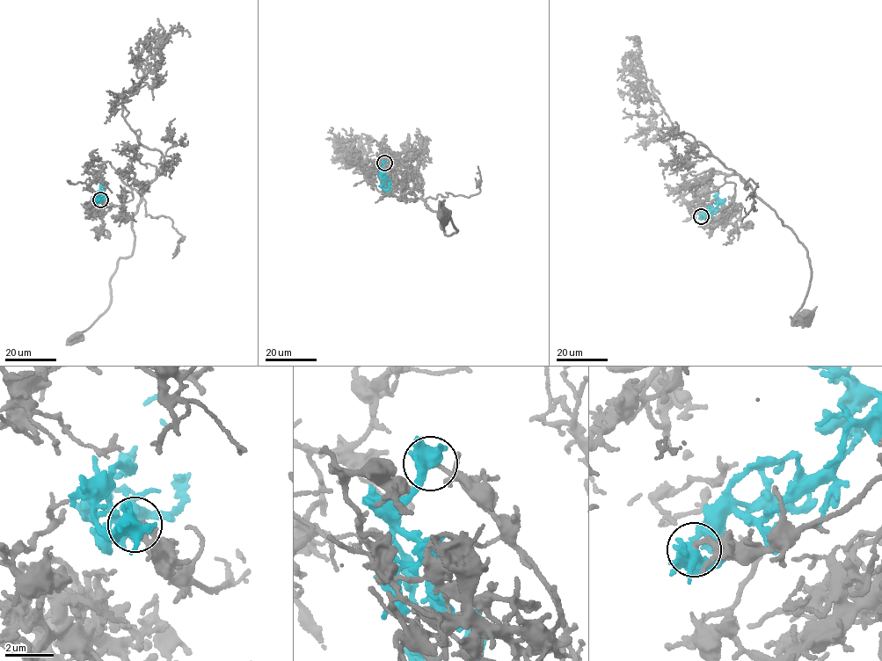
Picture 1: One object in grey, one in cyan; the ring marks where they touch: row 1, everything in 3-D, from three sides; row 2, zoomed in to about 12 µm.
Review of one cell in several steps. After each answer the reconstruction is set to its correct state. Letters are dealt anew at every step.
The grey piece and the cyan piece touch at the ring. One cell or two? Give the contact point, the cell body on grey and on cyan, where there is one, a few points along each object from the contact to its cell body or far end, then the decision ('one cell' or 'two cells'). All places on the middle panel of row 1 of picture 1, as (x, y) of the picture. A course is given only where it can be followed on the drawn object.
place (384, 163); soma grey (443, 215); soma cyan none; course grey (384, 163), (416, 195), (408, 188), (406, 198), (448, 218), (440, 227), (449, 236), (458, 229), (443, 215); course cyan (384, 163), (380, 168), (389, 181), (385, 189), (382, 180); two cells

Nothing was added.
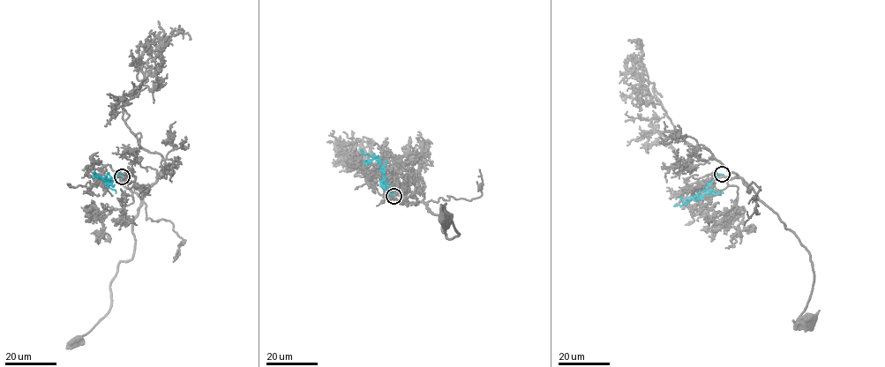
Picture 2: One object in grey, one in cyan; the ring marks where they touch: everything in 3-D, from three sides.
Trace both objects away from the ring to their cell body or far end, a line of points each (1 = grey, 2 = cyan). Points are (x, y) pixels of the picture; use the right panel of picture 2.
1: (722, 175), (741, 178), (809, 251), (814, 278), (808, 303), (800, 317), (807, 320)
2: (722, 175), (716, 176), (697, 195), (699, 198), (705, 194), (723, 193)

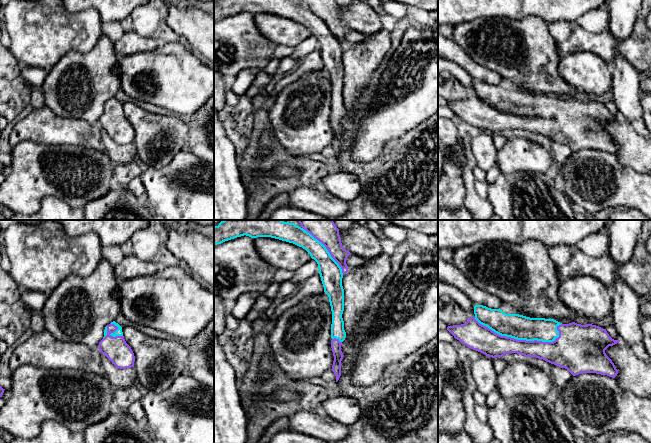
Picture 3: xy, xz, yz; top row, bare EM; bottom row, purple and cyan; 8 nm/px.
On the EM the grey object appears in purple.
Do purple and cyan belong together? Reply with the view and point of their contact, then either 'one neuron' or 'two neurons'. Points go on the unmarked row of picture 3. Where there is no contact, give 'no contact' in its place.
yz (523, 116) | one neuron

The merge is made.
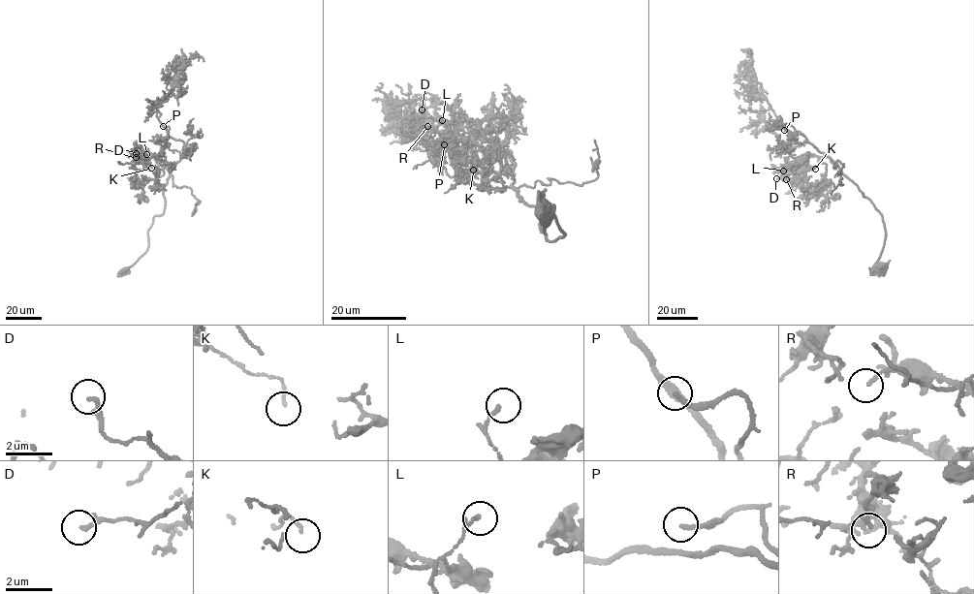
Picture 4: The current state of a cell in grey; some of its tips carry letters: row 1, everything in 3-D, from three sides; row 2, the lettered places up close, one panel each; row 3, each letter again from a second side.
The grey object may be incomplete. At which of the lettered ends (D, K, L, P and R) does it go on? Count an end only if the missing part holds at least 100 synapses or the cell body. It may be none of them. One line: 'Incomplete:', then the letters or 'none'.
Incomplete: P

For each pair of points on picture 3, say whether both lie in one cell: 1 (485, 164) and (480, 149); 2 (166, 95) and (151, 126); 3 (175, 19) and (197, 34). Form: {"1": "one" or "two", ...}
{"1": "one", "2": "two", "3": "one"}

